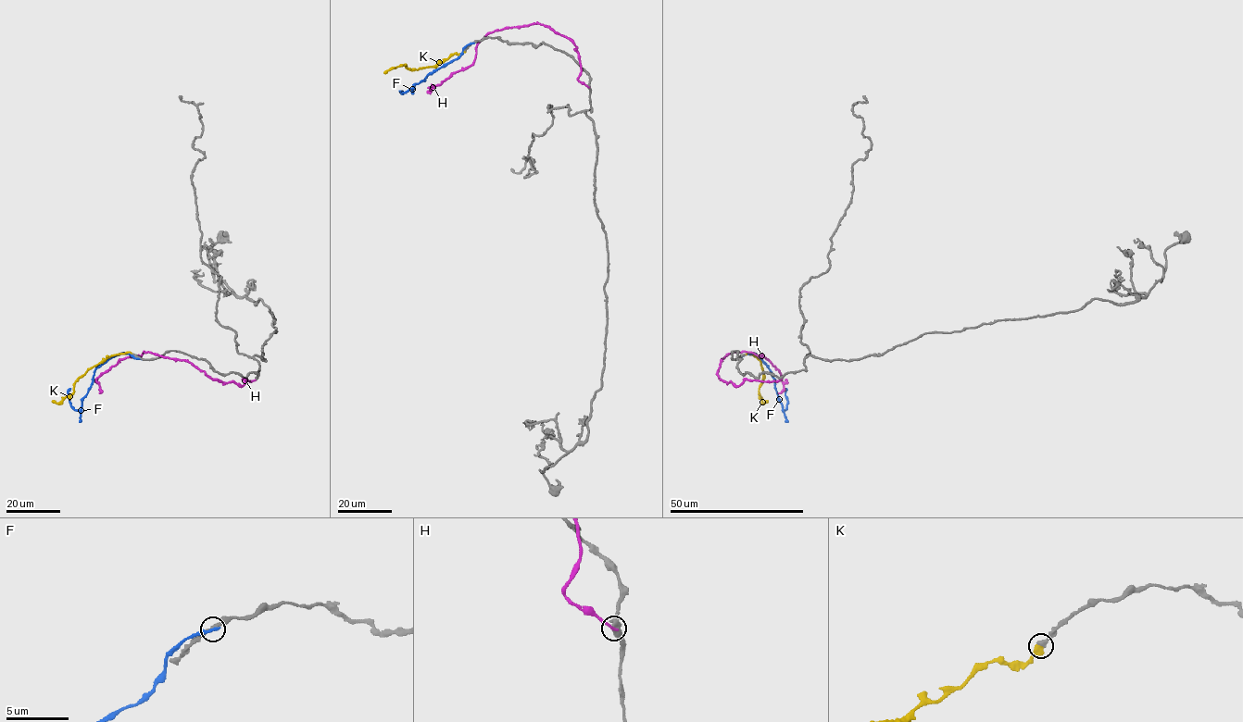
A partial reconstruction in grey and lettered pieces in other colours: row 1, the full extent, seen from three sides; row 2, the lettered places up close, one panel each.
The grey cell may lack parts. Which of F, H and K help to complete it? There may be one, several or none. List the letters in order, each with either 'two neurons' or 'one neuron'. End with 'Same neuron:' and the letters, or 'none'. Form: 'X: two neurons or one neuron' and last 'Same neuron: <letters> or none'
F: two neurons
H: two neurons
K: one neuron
Same neuron: K

